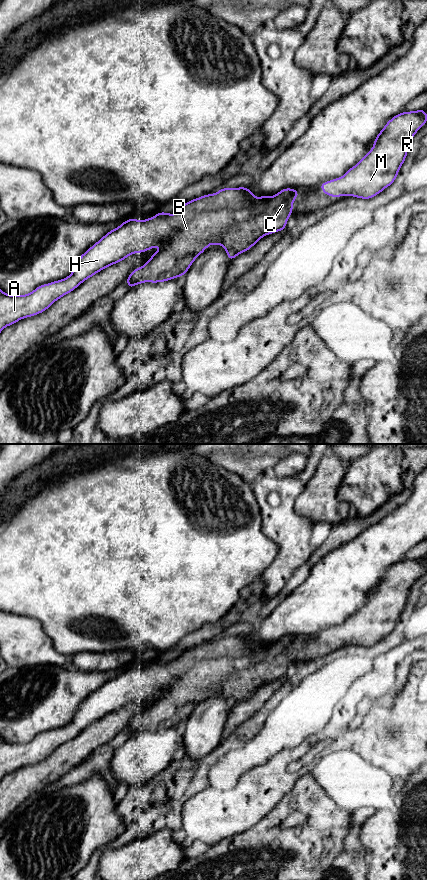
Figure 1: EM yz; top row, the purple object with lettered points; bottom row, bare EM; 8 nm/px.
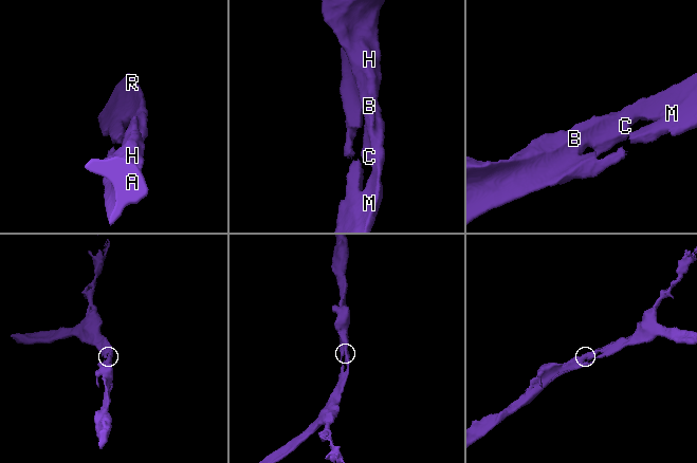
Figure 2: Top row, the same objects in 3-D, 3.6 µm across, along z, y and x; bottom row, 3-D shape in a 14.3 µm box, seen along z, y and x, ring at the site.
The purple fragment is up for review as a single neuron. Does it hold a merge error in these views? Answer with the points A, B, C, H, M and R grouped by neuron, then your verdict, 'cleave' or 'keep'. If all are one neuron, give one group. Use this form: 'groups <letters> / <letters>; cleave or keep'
groups A B C H M R; keep

